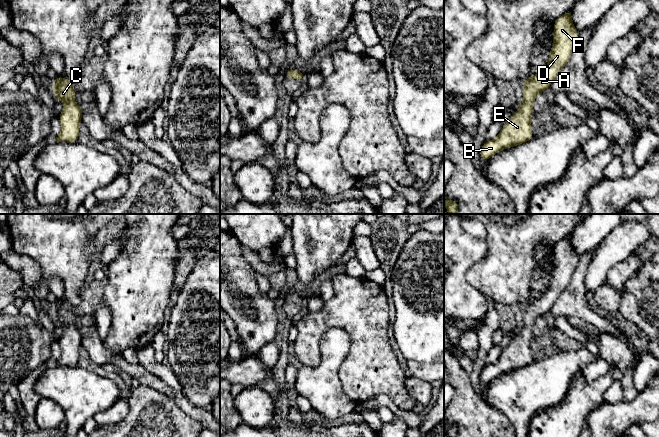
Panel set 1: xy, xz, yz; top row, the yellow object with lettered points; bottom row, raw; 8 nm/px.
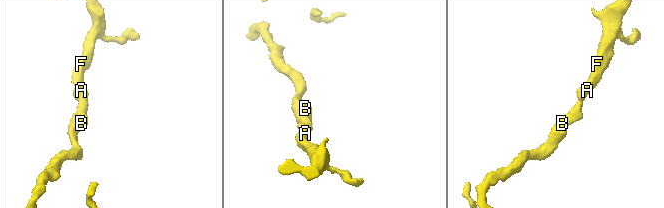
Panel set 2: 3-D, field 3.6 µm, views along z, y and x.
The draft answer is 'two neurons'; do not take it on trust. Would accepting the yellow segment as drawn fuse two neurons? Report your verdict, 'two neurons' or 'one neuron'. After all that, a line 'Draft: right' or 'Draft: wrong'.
one neuron
Draft: wrong

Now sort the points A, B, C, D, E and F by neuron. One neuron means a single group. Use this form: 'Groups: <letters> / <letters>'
Groups: A B C D E F

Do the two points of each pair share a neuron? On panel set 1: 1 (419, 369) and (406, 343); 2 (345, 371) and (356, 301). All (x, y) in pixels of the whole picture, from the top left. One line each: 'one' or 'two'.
1: one
2: one

